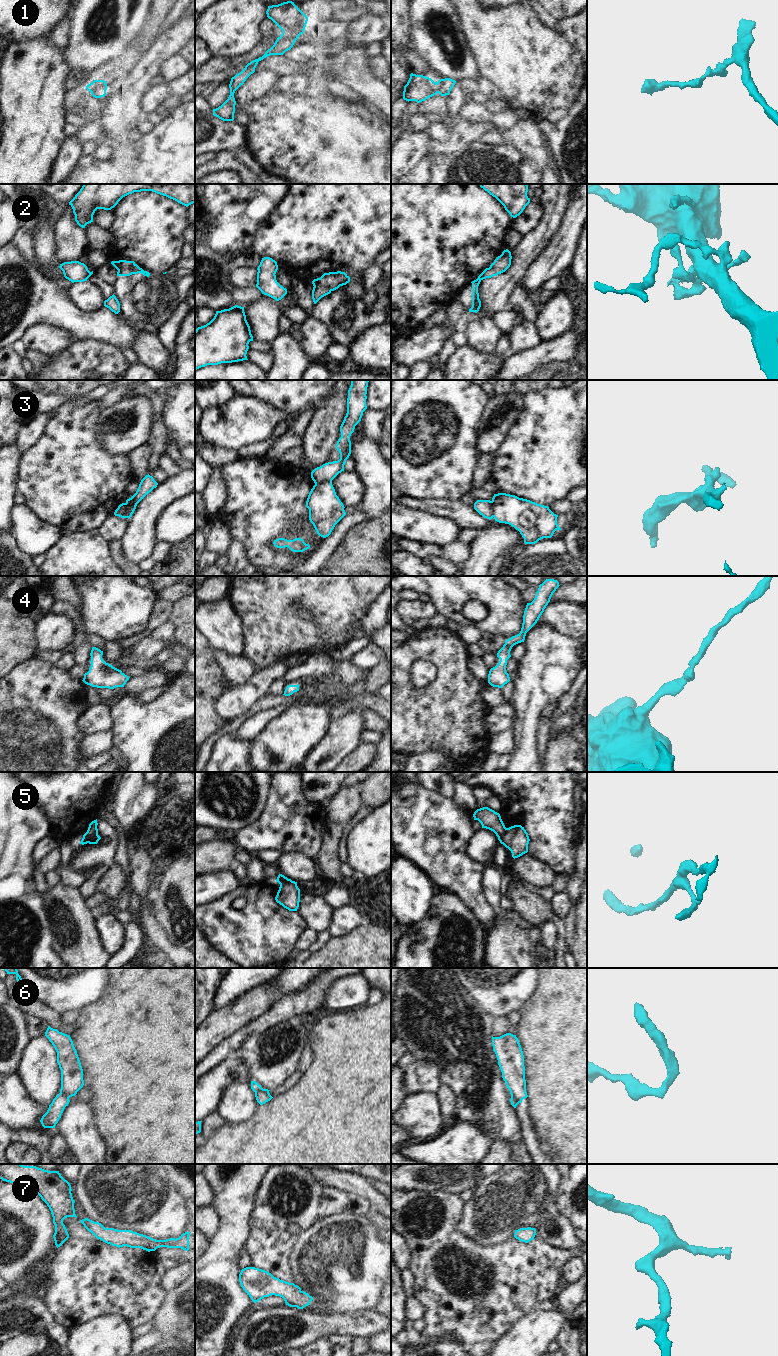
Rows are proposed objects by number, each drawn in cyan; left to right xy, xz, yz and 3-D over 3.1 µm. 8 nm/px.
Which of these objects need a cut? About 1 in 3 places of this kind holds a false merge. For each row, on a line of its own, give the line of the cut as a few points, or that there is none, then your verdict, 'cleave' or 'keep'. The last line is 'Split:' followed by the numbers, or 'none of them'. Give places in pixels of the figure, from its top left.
1: no cut; keep
2: cut in xy along (135, 264), (132, 267), (120, 268), (118, 270); cleave
3: cut in xz along (331, 482), (324, 481), (315, 484); cleave
4: no cut; keep
5: cut in xy along (97, 834), (87, 839), (82, 839); cleave
6: cut in xy along (60, 1092), (68, 1098); cleave
7: no cut; keep
Split: 2, 3, 5, 6

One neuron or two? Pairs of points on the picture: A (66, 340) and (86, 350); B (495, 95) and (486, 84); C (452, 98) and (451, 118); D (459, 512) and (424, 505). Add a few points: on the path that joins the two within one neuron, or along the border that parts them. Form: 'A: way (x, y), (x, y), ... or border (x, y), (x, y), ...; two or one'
A: border (76, 341), (52, 355); two
B: way (492, 92), (487, 87); one
C: way (452, 103), (452, 113); one
D: way (450, 510), (433, 507); one

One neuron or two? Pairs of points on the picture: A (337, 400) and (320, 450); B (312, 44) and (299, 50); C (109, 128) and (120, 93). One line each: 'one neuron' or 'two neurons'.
A: one neuron
B: one neuron
C: one neuron

